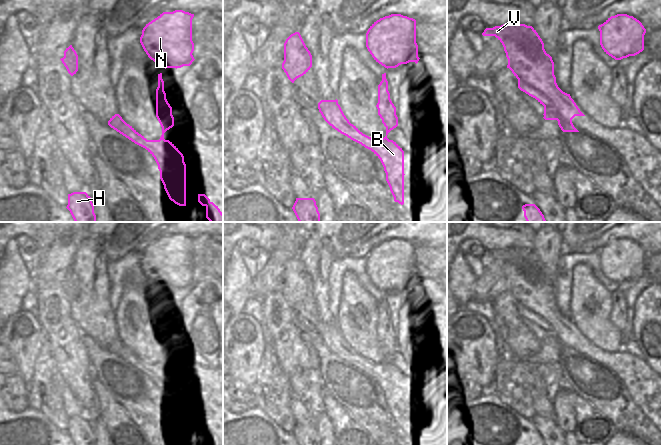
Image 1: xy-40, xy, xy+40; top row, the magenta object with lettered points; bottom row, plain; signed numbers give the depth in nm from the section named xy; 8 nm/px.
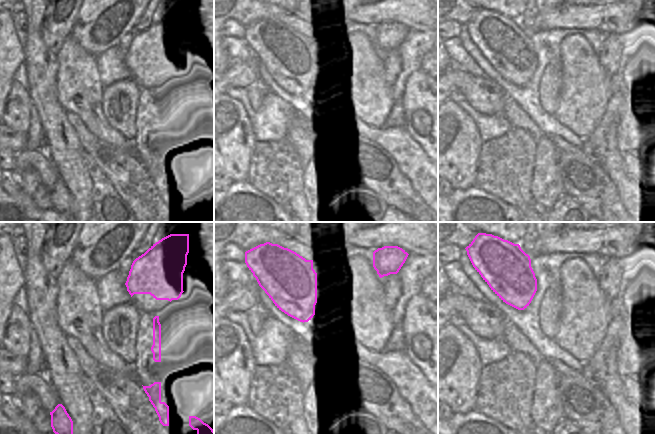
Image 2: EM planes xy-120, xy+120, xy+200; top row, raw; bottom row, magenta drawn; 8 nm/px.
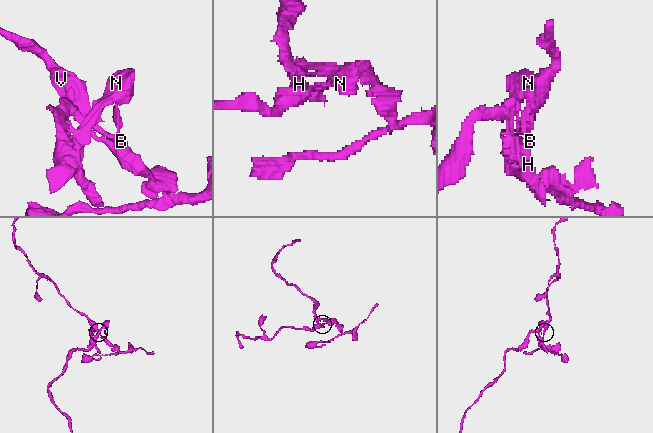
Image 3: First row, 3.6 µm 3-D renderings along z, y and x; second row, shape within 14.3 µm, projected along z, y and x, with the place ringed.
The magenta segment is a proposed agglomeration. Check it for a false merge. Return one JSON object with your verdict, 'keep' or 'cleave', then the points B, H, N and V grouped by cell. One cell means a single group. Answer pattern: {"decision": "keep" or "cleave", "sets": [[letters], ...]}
{"decision": "cleave", "sets": [["B", "H", "N"], ["V"]]}

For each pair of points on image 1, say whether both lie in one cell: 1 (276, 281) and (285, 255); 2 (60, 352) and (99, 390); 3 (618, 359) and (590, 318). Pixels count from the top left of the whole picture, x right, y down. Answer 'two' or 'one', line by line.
1: one
2: one
3: two

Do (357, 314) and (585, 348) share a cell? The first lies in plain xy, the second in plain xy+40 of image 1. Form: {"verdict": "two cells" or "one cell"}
{"verdict": "two cells"}

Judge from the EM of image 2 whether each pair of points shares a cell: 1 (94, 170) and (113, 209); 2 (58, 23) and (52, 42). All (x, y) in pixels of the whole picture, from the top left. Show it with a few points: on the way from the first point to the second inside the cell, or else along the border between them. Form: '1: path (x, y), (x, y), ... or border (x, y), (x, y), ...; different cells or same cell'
1: border (103, 174), (97, 179), (94, 200); different cells
2: path (58, 28), (55, 37); same cell

